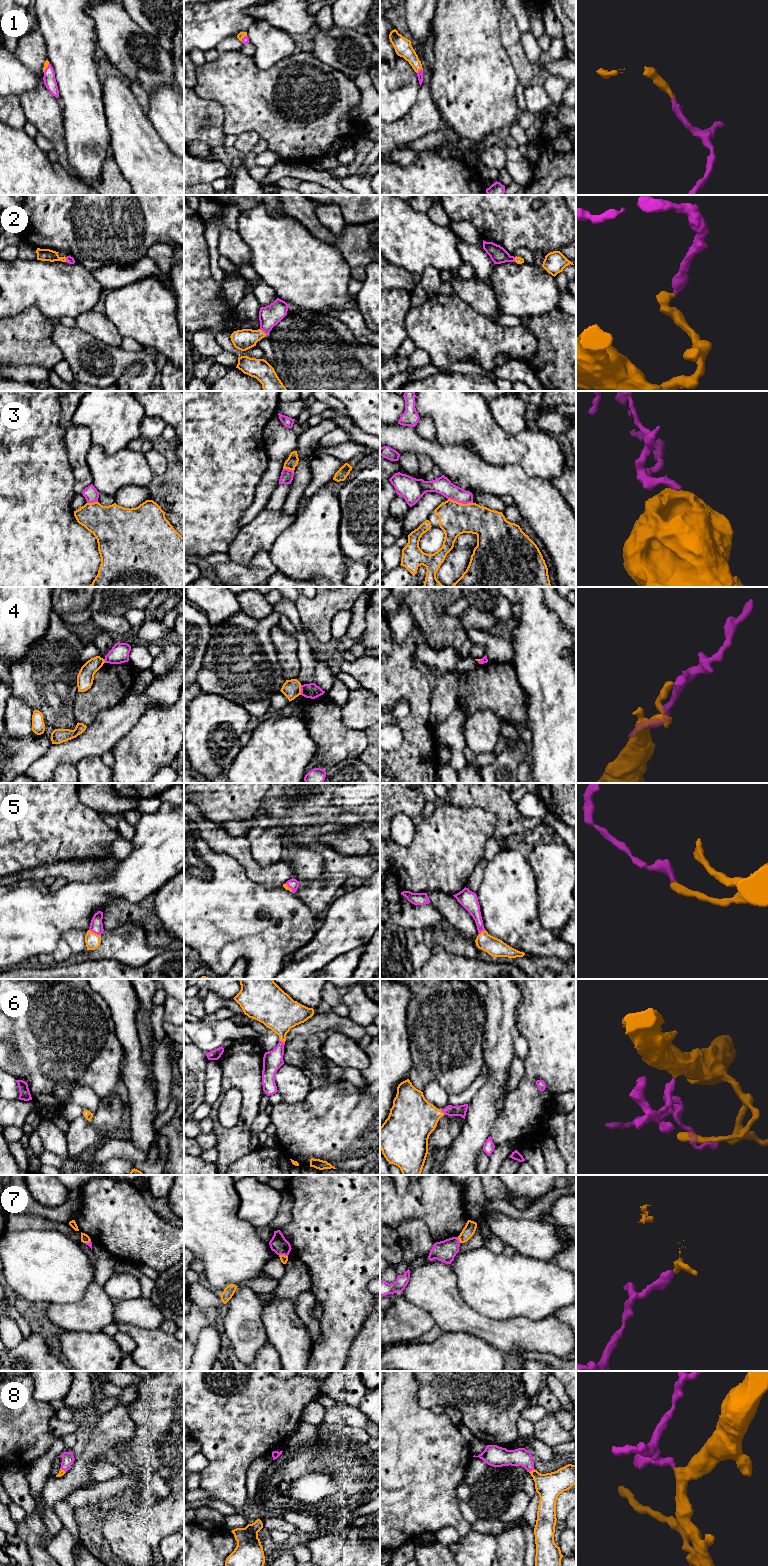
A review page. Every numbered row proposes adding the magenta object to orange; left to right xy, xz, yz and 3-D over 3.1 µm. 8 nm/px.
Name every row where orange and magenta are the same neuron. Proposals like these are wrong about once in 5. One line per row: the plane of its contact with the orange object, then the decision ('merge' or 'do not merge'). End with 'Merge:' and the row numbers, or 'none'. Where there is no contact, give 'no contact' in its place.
1: yz | merge
2: xz | merge
3: yz | do not merge
4: xz | do not merge
5: xy | merge
6: xz | merge
7: xz | do not merge
8: yz | merge
Merge: 1, 2, 5, 6, 8

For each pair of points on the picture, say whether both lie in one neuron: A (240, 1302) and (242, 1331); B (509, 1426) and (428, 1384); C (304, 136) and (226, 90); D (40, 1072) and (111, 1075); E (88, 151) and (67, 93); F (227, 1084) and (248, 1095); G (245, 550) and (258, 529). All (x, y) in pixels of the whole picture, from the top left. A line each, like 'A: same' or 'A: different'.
A: same
B: same
C: same
D: same
E: same
F: same
G: same

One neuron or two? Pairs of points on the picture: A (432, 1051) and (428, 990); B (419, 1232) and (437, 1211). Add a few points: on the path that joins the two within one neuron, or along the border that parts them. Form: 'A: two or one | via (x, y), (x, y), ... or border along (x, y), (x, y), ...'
A: one | via (432, 1036), (432, 1005)
B: two | border along (402, 1221), (421, 1219), (435, 1242)

